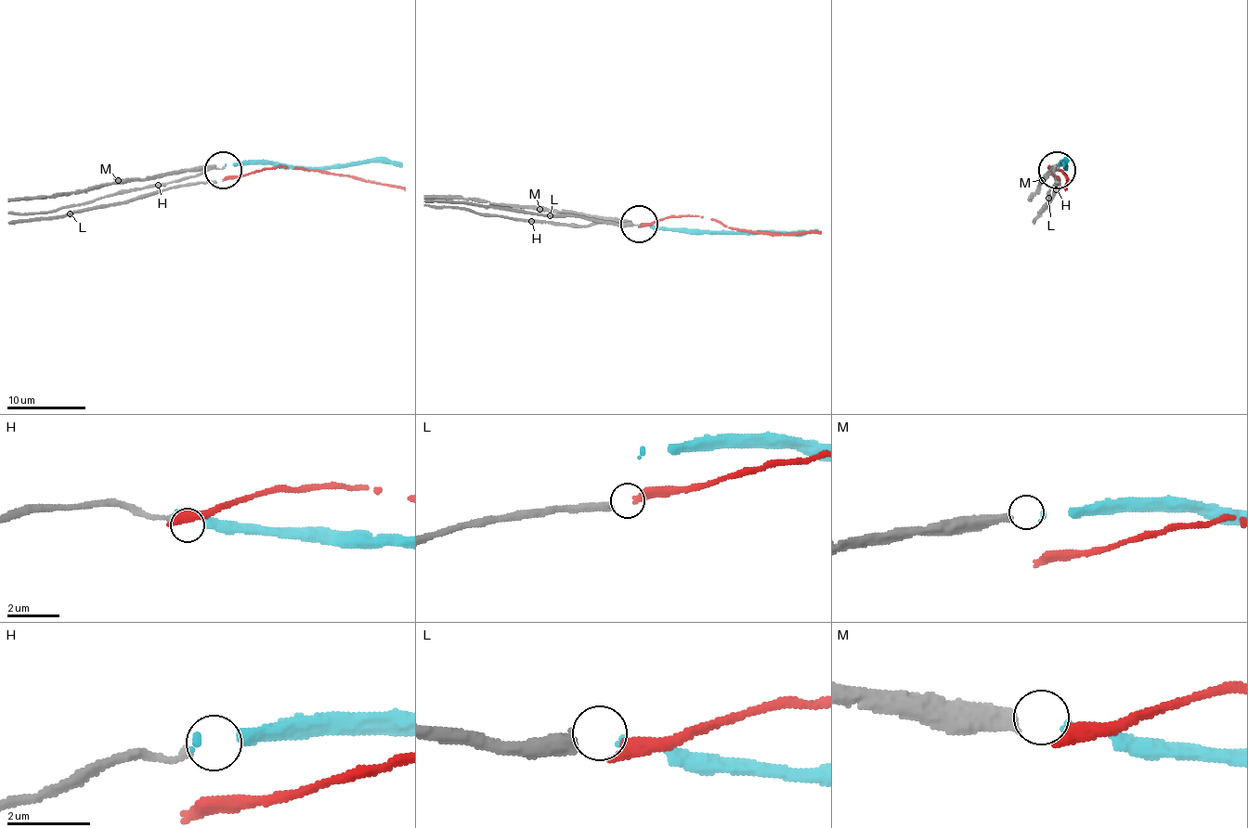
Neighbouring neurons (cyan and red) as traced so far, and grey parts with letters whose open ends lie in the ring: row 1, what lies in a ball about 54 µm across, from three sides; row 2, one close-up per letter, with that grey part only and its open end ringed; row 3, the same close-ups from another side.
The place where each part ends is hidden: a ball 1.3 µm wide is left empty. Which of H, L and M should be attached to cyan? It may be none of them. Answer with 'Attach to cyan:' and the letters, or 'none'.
Attach to cyan: M

